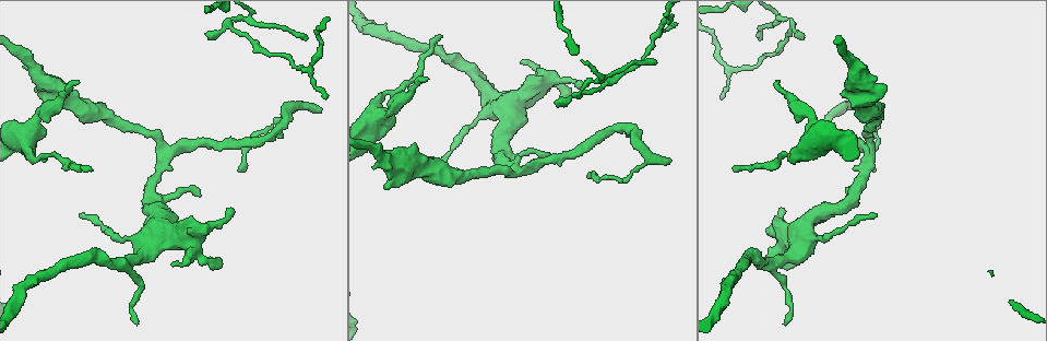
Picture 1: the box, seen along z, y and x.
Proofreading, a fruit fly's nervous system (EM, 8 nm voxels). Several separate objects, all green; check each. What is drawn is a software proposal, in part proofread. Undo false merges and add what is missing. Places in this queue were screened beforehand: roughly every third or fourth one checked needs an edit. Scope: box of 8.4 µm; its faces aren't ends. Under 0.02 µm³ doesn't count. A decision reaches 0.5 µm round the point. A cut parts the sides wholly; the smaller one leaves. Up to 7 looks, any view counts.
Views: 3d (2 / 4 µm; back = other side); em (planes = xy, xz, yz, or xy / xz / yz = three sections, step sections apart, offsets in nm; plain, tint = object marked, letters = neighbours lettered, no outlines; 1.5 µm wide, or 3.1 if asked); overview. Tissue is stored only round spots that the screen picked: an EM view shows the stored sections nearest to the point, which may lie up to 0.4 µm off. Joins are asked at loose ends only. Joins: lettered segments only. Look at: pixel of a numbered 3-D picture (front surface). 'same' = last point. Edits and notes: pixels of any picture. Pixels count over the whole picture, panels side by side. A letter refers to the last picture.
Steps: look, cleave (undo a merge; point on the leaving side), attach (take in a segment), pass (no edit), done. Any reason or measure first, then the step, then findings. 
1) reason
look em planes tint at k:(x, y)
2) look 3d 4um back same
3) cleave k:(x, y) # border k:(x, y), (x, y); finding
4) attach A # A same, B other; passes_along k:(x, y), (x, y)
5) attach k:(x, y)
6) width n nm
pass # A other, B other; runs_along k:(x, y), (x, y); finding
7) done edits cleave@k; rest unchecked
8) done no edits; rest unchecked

an open end
look em planes letters at 1:(320, 112)

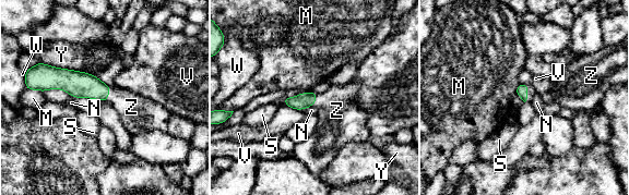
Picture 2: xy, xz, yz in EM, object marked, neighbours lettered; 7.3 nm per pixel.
attach Z # M other, N other, S other, V other, W other, Y other, Z same; passes_along 2:(521, 90), (526, 93), (532, 93); it goes on there

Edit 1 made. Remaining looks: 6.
look overview

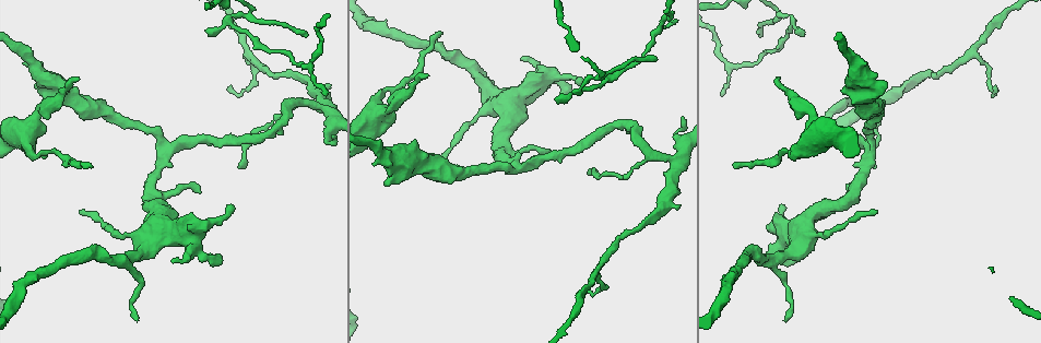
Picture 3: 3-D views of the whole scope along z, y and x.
an open end
look 3d 4um at 3:(759, 34)

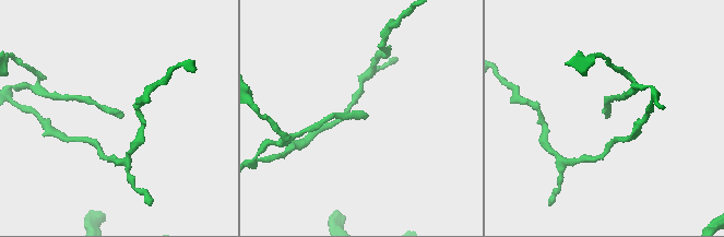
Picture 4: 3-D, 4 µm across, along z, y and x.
look em planes letters at 4:(363, 114)

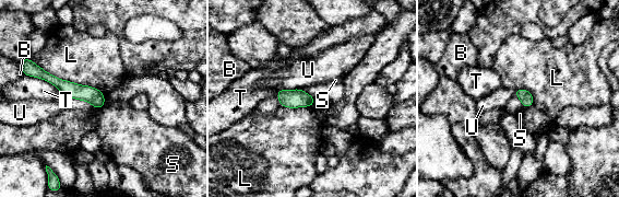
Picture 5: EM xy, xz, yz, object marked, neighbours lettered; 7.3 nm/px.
pass # B other, L other, S other, T other, U other; border 5:(28, 57), (61, 79), (104, 94); none of them fits

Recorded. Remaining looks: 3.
long arm stops here
look 3d 4um at 3:(735, 162)

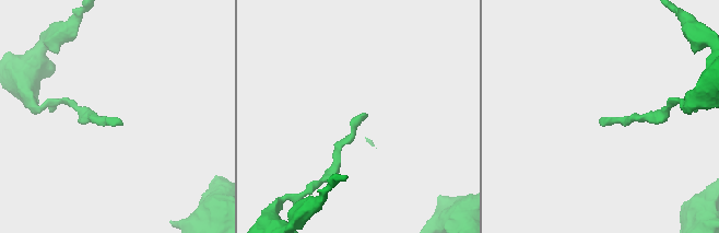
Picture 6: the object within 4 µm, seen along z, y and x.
now the EM
look em xz step 4 plain at 6:(117, 120)

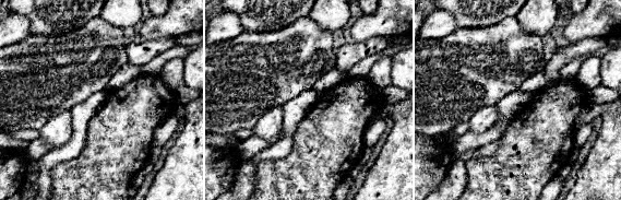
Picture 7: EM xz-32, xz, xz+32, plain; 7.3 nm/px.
what lies round it
look em xz step 4 letters same

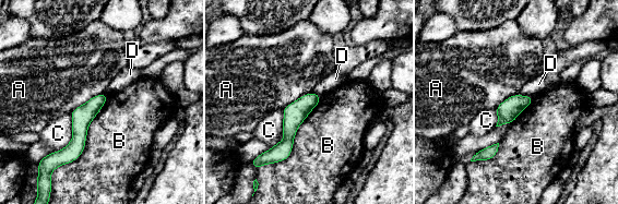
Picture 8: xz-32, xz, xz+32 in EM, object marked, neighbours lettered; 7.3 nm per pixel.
width 140 nm
pass # A other, B other, C other, D other; border 8:(321, 96), (292, 152), (266, 165); no lettered segment goes on from it

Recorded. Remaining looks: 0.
done edits attach@2; rest unchecked

